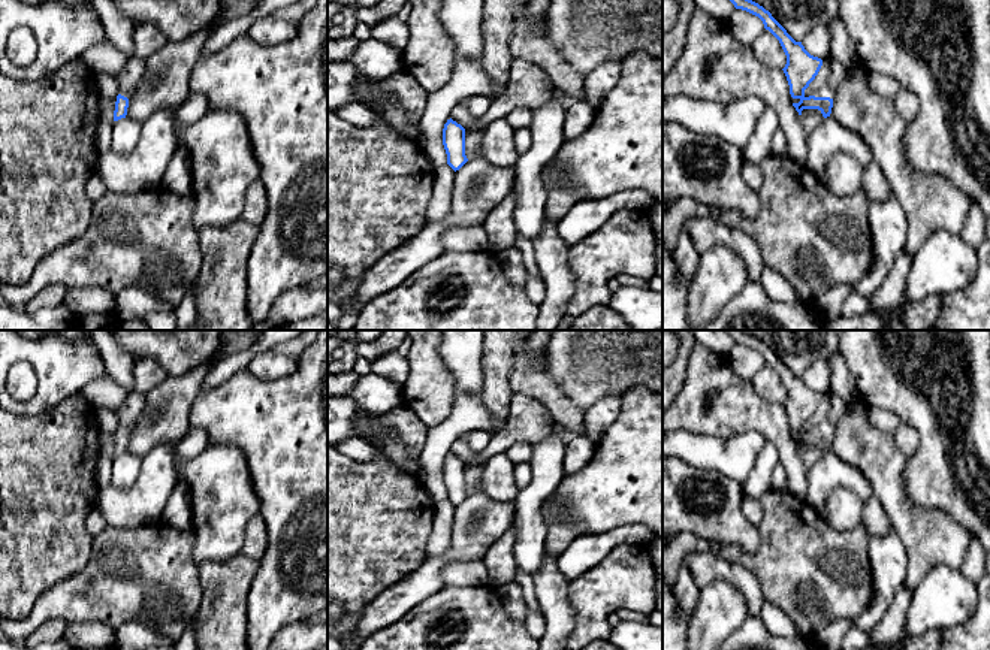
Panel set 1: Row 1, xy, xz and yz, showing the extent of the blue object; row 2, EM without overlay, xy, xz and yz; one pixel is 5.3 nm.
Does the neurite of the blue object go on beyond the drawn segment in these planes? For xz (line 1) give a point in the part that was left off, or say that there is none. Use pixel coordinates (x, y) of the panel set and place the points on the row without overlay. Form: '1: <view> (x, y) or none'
1: none

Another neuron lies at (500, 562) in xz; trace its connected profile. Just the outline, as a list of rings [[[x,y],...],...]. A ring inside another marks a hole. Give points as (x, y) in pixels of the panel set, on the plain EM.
[[[511,526],[488,548],[483,563],[489,574],[489,584],[498,587],[513,580],[516,559],[513,553],[516,529]]]

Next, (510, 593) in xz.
[[[511,580],[495,589],[499,595],[499,599],[502,602],[502,607],[505,608],[507,614],[517,622],[525,622],[526,613],[528,613],[528,605],[523,599],[523,593],[522,593],[519,584],[514,580]]]

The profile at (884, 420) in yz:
[[[870,408],[869,421],[879,432],[893,433],[903,420],[891,411]]]

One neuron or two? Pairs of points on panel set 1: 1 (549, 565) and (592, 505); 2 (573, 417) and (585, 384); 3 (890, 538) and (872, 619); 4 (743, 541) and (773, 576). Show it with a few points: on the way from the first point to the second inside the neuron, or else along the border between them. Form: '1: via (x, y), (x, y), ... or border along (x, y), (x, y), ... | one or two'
1: border along (546, 552), (555, 558) | two
2: border along (554, 380), (585, 411) | two
3: via (889, 558), (889, 577), (881, 599) | one
4: border along (758, 528), (758, 547), (754, 552), (723, 546) | two

